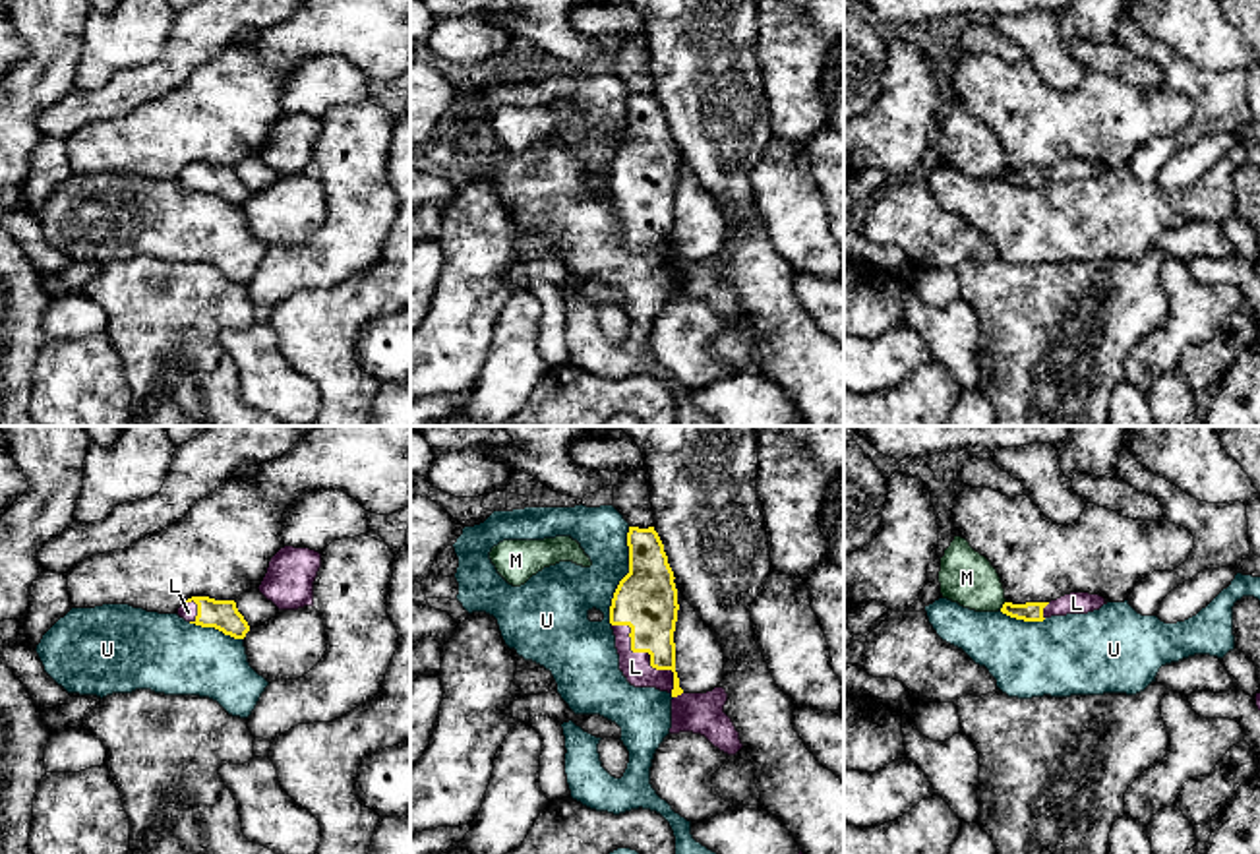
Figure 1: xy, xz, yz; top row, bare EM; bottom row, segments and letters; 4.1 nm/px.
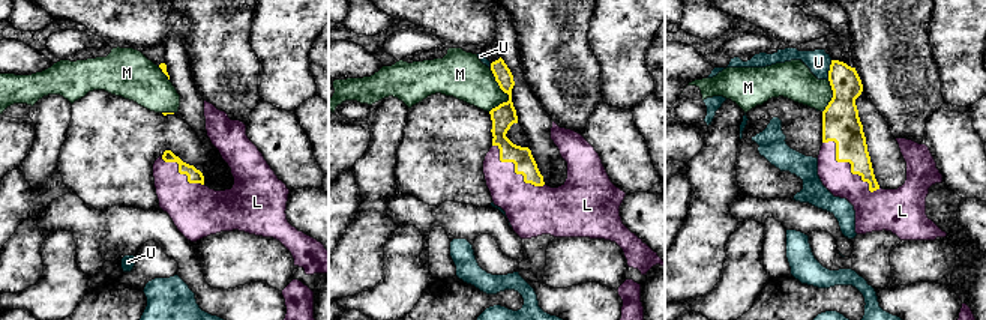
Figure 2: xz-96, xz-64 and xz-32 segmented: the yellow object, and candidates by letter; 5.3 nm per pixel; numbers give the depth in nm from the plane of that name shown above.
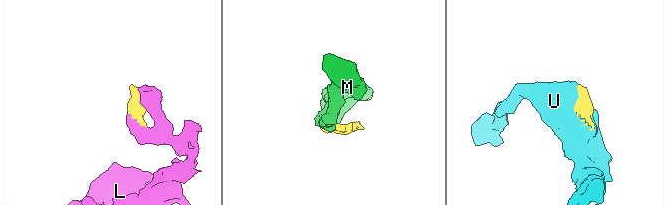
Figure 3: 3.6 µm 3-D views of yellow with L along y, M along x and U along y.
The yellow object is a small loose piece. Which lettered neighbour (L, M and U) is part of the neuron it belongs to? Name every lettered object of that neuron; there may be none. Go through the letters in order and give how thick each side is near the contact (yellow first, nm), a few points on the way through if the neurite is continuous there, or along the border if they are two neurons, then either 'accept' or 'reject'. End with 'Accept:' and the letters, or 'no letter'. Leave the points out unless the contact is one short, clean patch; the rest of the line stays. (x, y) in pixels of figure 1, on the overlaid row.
L: 260/120 nm | across xz (645, 599), (647, 651), (635, 667) | accept
M: 80/220 nm | along yz (1005, 601), (999, 609) | reject
U: 260/240 nm | reject
Accept: L

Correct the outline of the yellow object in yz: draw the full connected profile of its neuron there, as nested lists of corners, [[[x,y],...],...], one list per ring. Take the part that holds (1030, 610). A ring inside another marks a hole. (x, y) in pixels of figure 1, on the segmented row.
[[[1070,593],[1051,602],[1026,602],[1026,604],[1005,602],[1001,612],[1024,622],[1043,622],[1045,618],[1051,616],[1088,614],[1099,610],[1103,604],[1107,602],[1099,595]]]

